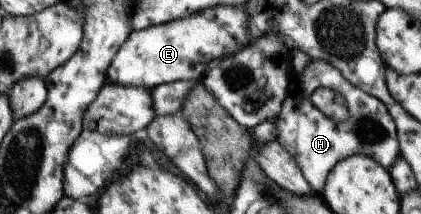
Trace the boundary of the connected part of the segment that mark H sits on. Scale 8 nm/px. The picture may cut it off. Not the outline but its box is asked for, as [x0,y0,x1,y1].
[275,60,400,194]

